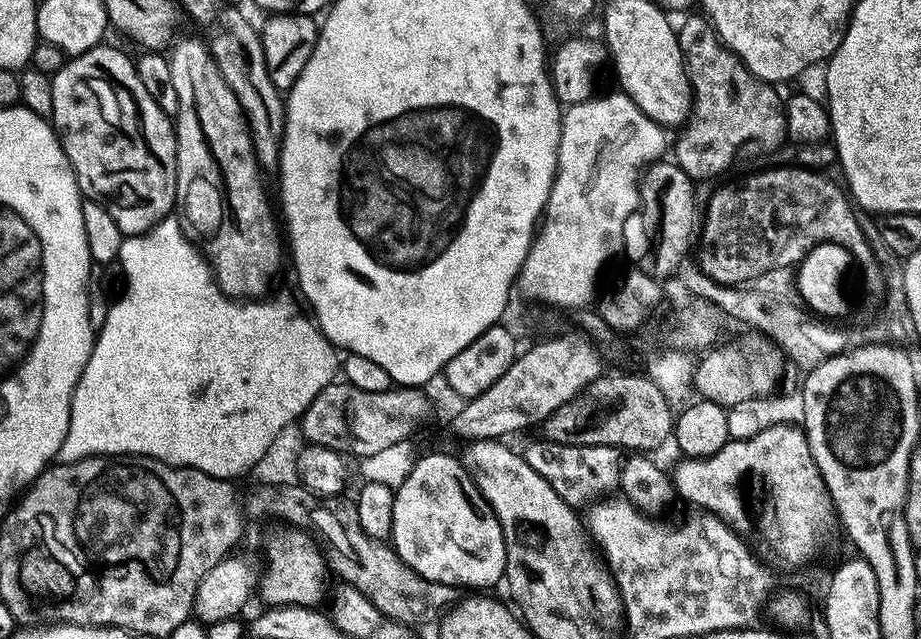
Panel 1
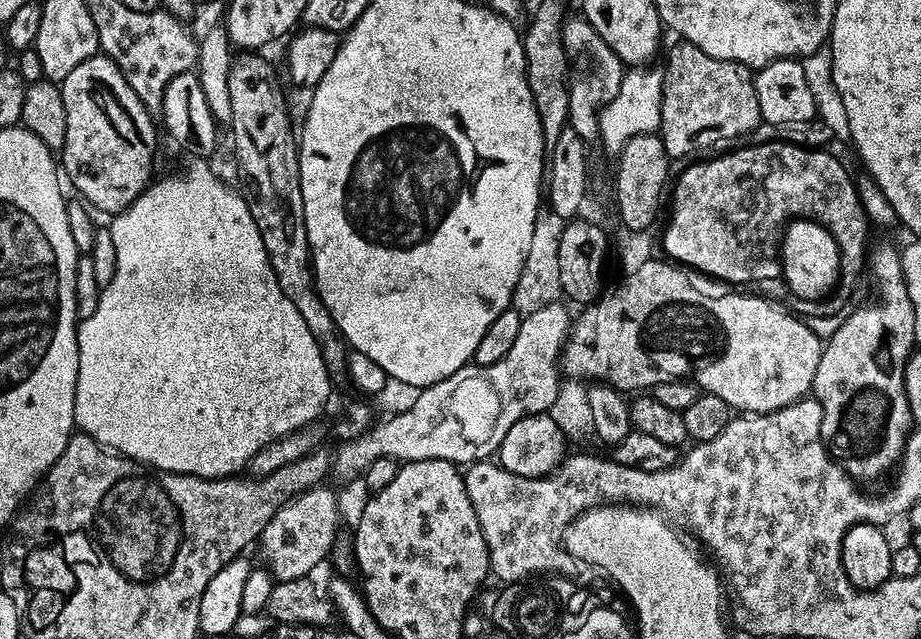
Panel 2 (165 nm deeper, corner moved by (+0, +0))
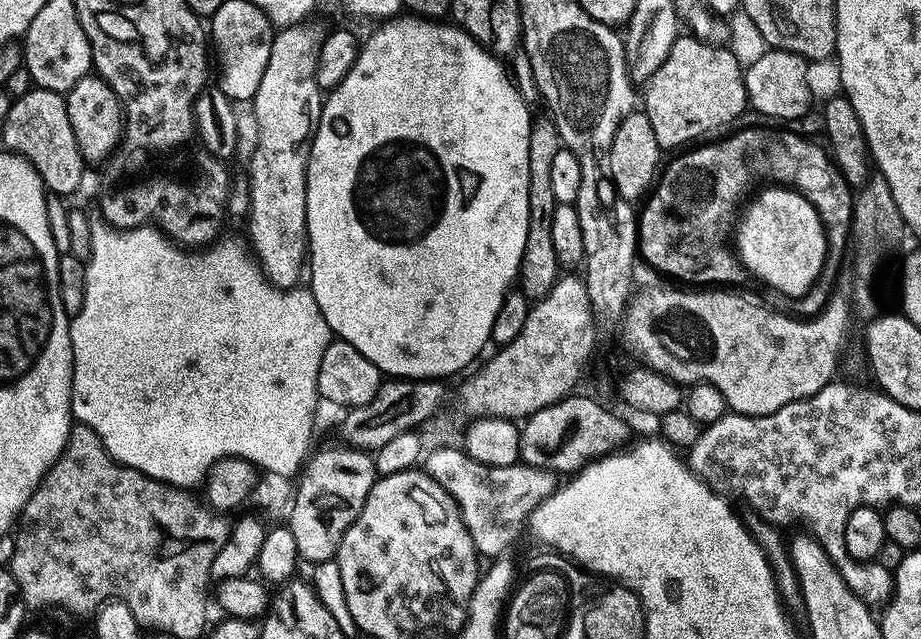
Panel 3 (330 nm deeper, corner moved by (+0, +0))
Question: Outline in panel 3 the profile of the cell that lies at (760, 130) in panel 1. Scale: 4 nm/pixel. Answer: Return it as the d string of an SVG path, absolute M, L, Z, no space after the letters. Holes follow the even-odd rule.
M681 34L674 46L670 46L666 62L648 77L643 85L644 94L642 90L642 110L650 118L650 126L654 126L654 138L658 138L660 149L691 145L704 138L699 136L715 128L724 128L734 123L744 111L749 111L745 65L740 64L730 48L707 44L691 34Z

